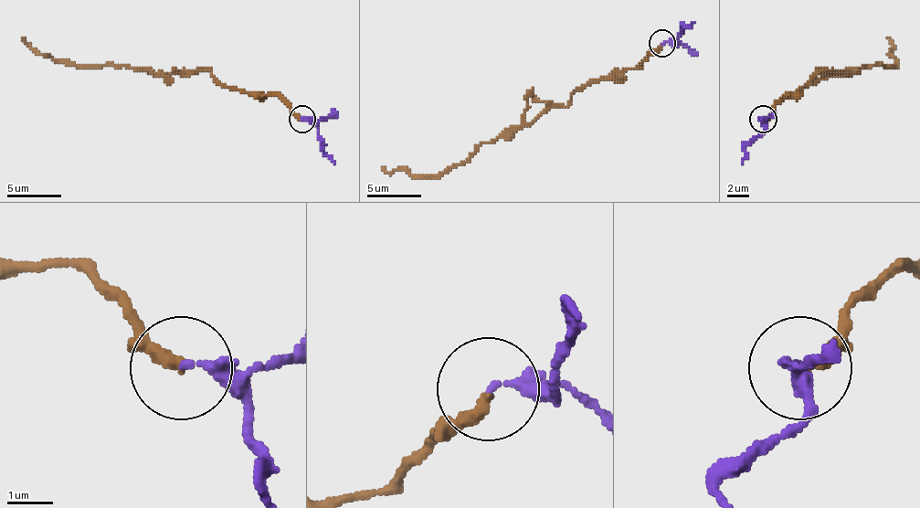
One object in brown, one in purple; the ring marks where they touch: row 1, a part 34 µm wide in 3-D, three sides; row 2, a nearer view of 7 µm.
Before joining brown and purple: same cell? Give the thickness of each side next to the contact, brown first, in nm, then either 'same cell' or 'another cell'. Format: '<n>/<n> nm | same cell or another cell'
280/180 nm | same cell

